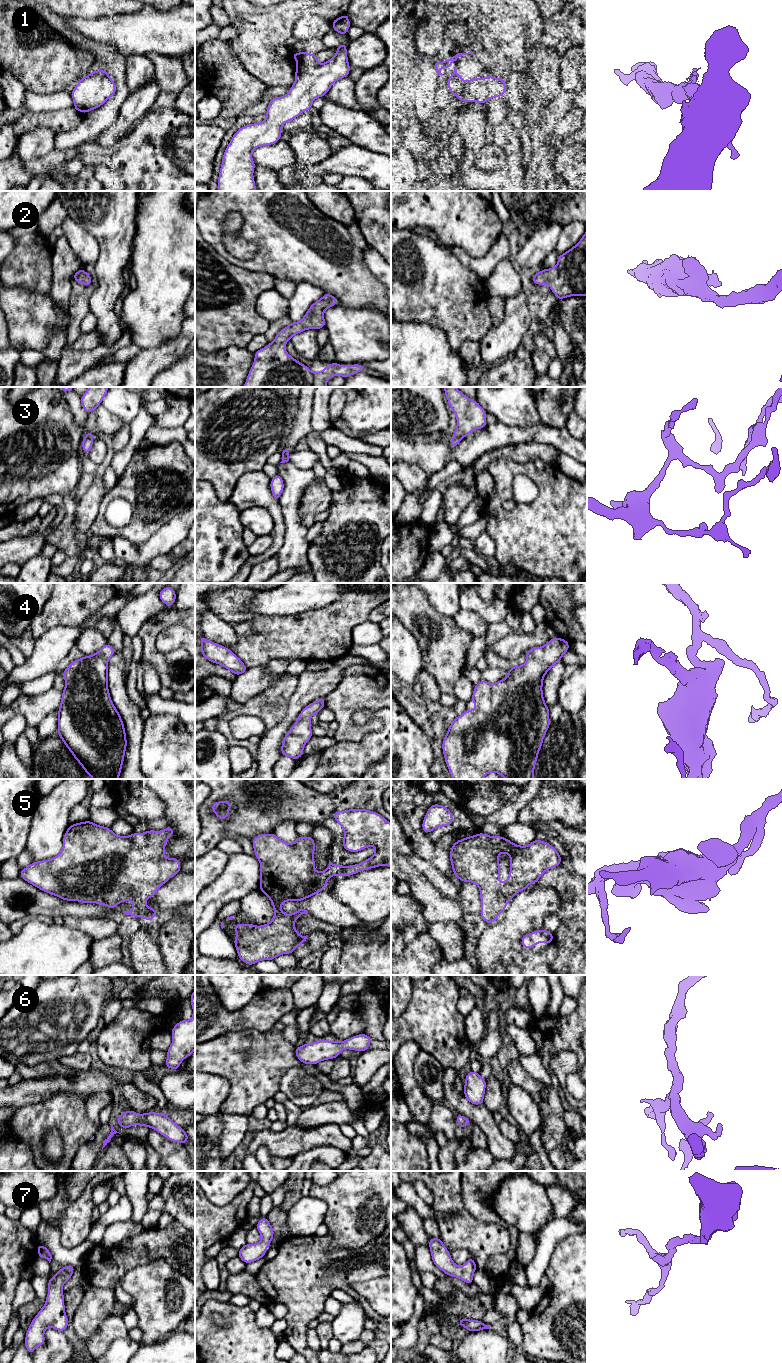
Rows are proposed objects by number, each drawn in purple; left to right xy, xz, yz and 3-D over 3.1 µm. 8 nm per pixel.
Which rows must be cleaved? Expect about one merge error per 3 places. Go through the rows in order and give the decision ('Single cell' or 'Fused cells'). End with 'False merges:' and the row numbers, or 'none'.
1: Single cell
2: Single cell
3: Fused cells
4: Single cell
5: Single cell
6: Single cell
7: Single cell
False merges: 3

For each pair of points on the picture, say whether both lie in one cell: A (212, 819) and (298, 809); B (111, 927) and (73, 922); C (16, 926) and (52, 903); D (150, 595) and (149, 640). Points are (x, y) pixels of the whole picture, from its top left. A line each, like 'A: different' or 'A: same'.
A: same
B: same
C: different
D: different

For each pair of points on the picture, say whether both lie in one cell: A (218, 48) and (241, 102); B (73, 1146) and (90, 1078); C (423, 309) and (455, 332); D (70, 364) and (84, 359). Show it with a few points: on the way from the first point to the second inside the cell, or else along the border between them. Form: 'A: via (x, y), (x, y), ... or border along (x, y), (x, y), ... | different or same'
A: via (221, 61), (224, 69), (241, 89) | same
B: border along (63, 1090), (89, 1093) | different
C: via (431, 309), (447, 324) | same
D: via (73, 363), (81, 361) | same

